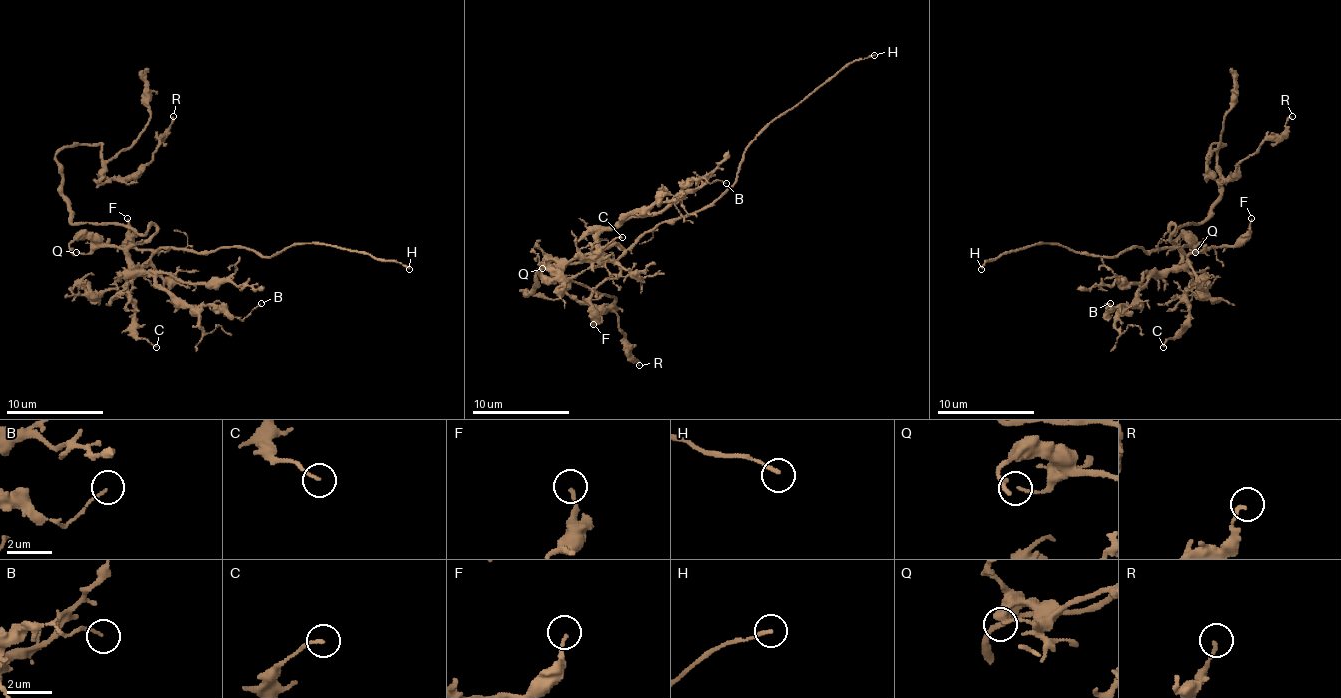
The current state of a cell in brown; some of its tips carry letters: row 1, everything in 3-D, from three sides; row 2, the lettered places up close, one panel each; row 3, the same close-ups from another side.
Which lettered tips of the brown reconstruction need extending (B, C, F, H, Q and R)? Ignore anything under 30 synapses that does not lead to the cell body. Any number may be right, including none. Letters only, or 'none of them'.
H

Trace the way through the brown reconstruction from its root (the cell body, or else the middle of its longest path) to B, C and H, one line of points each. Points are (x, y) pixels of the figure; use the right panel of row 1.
B: (1173, 240), (1180, 259), (1154, 274), (1129, 305), (1117, 305), (1107, 320), (1110, 303)
C: (1173, 240), (1180, 250), (1180, 264), (1190, 274), (1192, 284), (1185, 293), (1188, 322), (1163, 347)
H: (1173, 240), (1183, 264), (1185, 257), (1168, 247), (1098, 257), (1037, 242), (989, 259), (981, 269)

